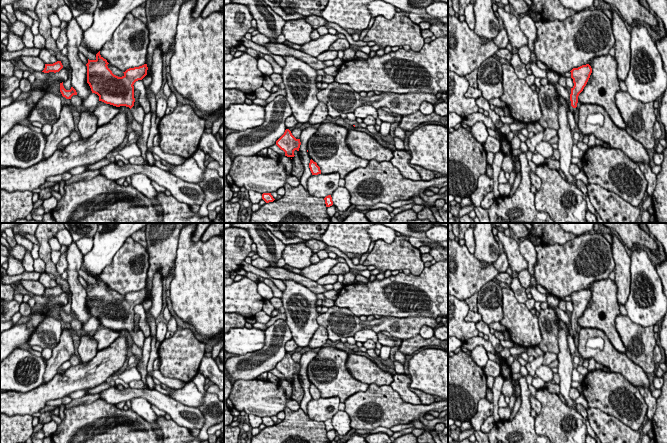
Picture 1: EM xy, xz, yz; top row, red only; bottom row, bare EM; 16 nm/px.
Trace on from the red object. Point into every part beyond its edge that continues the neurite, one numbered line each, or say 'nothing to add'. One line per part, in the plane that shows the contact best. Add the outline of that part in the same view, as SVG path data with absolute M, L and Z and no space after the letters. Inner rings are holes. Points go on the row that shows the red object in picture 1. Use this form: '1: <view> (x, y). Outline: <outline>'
1: xy (138, 113). Outline: M139 105L137 107L132 107L130 110L132 111L134 119L143 126L143 120L145 117L143 108Z

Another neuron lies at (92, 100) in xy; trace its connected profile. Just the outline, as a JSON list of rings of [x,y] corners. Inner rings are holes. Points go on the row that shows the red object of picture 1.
[[[91,93],[83,102],[84,108],[89,109],[91,107],[96,107],[99,104],[99,96],[95,93]]]

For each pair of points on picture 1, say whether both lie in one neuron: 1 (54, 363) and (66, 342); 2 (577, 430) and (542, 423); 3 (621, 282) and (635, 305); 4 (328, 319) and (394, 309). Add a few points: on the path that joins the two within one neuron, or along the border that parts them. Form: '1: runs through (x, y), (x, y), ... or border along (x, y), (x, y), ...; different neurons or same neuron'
1: runs through (58, 358), (65, 347); same neuron
2: runs through (577, 419), (568, 414), (559, 421), (553, 421); same neuron
3: border along (629, 271), (630, 293), (624, 305); different neurons
4: border along (334, 305), (340, 308), (347, 308), (358, 317); different neurons

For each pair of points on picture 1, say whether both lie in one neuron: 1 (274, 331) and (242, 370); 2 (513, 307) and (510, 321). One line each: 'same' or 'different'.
1: same
2: same

